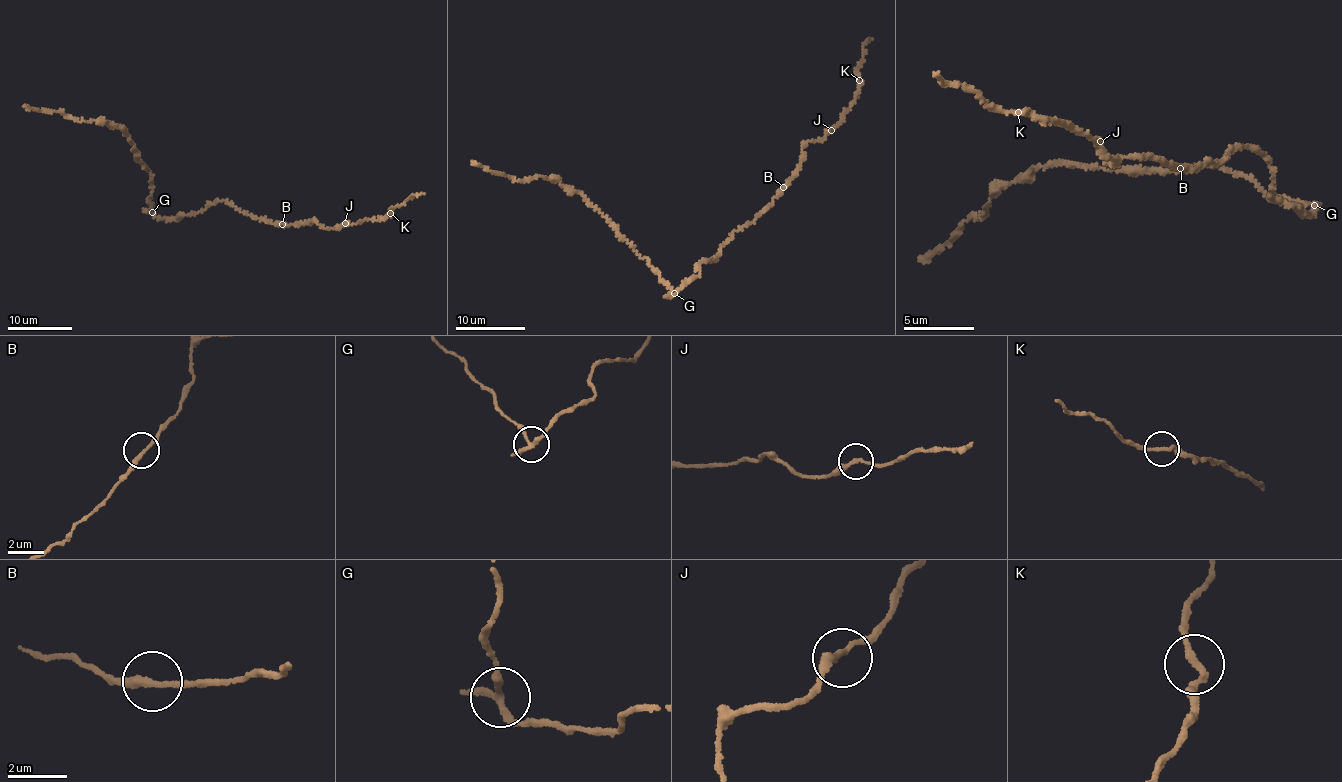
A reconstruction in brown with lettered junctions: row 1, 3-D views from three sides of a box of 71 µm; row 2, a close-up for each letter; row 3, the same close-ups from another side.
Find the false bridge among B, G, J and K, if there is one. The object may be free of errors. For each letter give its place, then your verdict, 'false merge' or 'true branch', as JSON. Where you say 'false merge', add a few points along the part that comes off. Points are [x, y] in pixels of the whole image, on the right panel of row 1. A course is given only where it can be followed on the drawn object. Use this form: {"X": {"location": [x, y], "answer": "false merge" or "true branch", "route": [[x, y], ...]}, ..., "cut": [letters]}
{"B": {"location": [1180, 168], "answer": "true branch"}, "G": {"location": [1314, 205], "answer": "false merge", "route": [[1314, 205], [1265, 195], [1256, 183], [1215, 166], [1162, 172], [1039, 167], [997, 192], [985, 214], [921, 260]]}, "J": {"location": [1100, 141], "answer": "true branch"}, "K": {"location": [1018, 112], "answer": "true branch"}, "cut": ["G"]}

